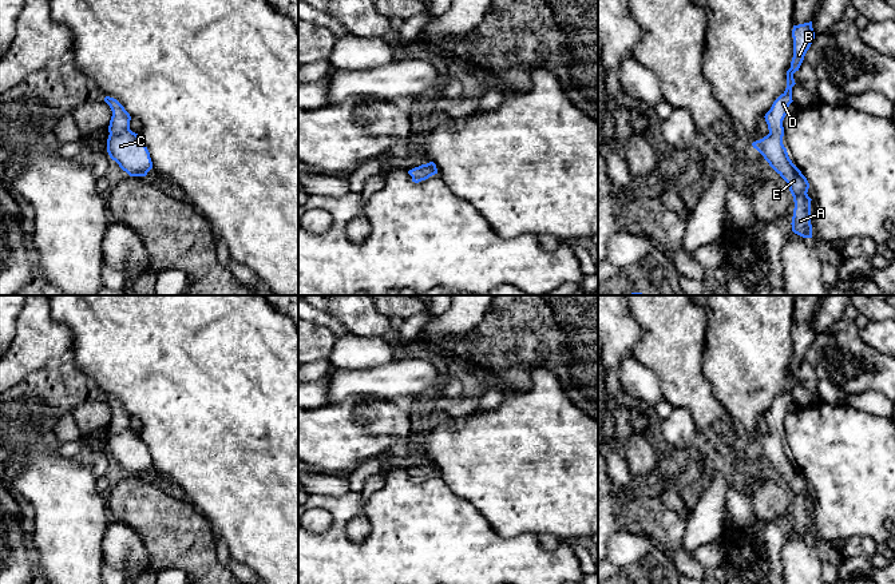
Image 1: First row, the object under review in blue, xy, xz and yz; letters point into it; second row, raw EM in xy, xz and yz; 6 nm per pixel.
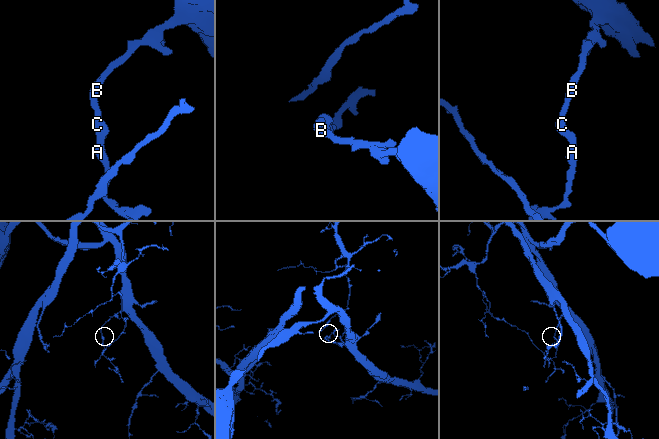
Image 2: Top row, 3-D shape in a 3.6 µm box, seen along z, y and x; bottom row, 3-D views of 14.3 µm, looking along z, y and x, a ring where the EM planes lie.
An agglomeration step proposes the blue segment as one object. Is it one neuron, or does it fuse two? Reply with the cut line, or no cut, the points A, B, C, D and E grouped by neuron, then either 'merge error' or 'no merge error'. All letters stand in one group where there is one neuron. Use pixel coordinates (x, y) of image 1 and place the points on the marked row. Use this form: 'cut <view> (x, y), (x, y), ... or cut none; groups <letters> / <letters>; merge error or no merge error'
cut none; groups A B C D E; no merge error

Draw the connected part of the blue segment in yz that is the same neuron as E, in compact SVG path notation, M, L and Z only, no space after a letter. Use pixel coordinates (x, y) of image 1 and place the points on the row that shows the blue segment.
M812 21L793 25L793 57L791 68L787 71L787 88L773 102L771 110L765 114L769 134L752 143L769 166L788 183L793 196L795 208L792 216L792 231L803 238L812 238L811 225L811 198L808 196L809 183L801 171L792 163L787 148L783 144L784 127L783 120L788 114L792 100L792 87L796 84L793 74L799 71L807 51L809 49L815 32Z

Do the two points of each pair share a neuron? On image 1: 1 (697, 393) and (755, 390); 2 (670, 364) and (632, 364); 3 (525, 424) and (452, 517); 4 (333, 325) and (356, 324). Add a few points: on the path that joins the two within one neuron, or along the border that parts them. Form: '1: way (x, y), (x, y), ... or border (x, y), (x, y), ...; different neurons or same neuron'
1: border (704, 361), (704, 376), (727, 420); different neurons
2: border (633, 354), (654, 373), (661, 388); different neurons
3: border (443, 477), (447, 485), (487, 521); different neurons
4: border (327, 313), (333, 316), (349, 333); different neurons

